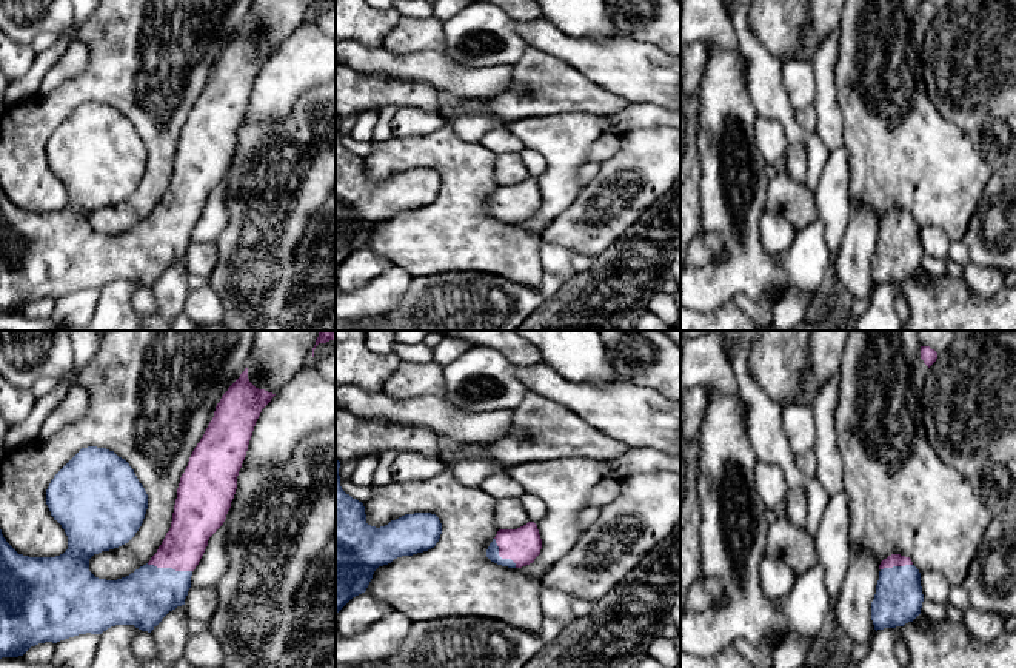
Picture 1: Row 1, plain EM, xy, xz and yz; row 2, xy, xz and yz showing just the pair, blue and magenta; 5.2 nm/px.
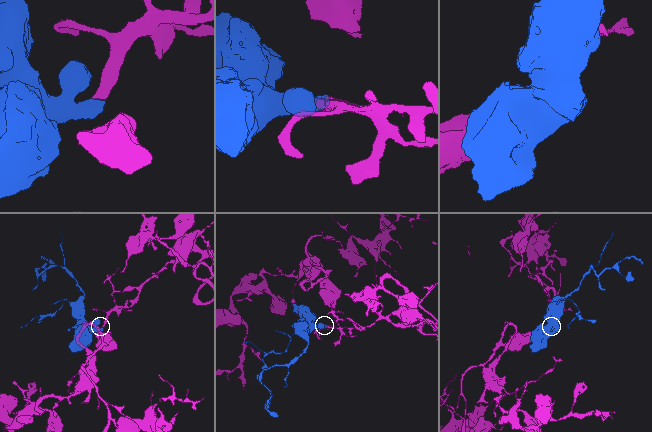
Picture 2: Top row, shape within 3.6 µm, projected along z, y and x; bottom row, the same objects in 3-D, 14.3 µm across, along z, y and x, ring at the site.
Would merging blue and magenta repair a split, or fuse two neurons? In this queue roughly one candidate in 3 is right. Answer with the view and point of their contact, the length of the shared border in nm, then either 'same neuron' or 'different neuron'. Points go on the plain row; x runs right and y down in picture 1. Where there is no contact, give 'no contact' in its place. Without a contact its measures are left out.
meets blue in xy at (170, 223); contact 240 nm long; same neuron

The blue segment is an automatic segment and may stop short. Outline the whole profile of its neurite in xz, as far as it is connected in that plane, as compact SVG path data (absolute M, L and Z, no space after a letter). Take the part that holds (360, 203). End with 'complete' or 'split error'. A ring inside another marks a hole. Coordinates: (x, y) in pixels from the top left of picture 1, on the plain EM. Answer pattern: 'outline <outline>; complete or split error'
outline M336 111L336 271L353 252L366 246L379 222L434 203L442 189L442 179L431 168L405 169L380 183L368 180L363 159L342 145L339 123Z; complete

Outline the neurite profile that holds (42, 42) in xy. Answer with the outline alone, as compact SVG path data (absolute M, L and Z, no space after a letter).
M63 32L40 34L29 43L29 46L35 54L38 54L42 51L52 48L60 40L62 34Z

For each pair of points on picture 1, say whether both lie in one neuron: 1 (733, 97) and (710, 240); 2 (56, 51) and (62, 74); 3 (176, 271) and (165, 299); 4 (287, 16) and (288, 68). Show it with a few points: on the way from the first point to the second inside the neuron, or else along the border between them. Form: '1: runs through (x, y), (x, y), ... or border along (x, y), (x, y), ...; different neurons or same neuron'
1: border along (704, 231), (713, 231), (724, 250); different neurons
2: border along (66, 48), (45, 74), (39, 90); different neurons
3: runs through (174, 277), (170, 293); same neuron
4: border along (308, 17), (276, 50); different neurons

